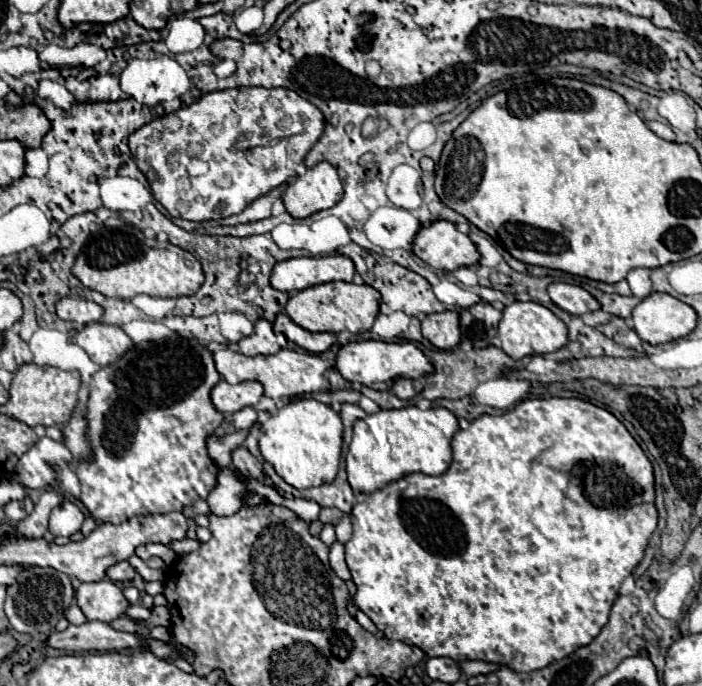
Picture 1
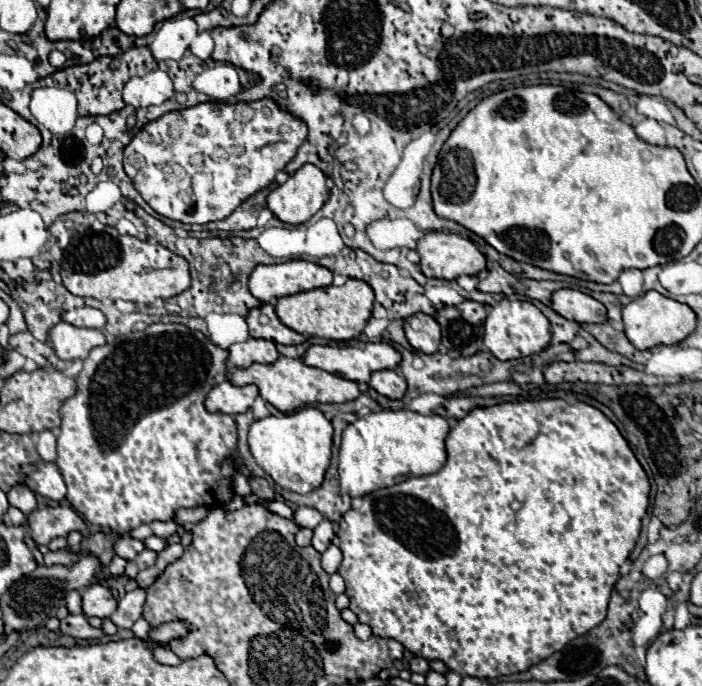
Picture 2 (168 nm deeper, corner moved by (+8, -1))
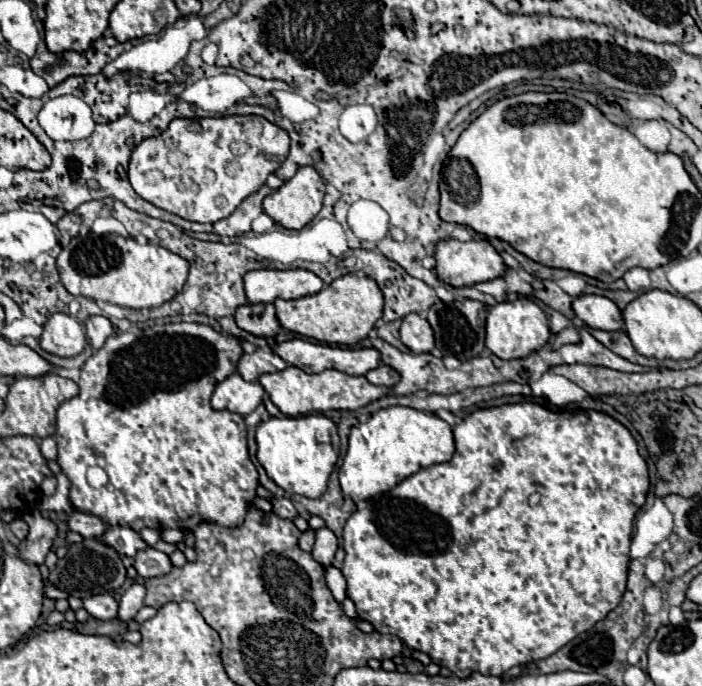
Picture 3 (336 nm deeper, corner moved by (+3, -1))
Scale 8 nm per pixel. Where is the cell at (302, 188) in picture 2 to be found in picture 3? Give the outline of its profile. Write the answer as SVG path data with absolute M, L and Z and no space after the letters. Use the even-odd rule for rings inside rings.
M302 166L274 194L266 196L264 212L284 228L304 228L322 208L326 182L312 166Z

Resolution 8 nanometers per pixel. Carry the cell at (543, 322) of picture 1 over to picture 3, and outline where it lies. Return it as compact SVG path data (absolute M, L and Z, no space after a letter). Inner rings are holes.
M516 298L514 302L500 302L496 306L490 308L488 318L486 318L486 346L504 360L512 360L512 358L526 358L528 354L536 352L538 348L542 348L542 344L546 344L546 340L550 338L550 326L546 320L544 310L528 300L528 298Z

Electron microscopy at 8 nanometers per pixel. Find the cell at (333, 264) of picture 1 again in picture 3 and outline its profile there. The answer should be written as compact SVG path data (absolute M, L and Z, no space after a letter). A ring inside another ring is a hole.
M292 268L292 270L252 270L244 276L246 298L252 304L274 302L276 298L292 300L320 292L324 286L310 270Z

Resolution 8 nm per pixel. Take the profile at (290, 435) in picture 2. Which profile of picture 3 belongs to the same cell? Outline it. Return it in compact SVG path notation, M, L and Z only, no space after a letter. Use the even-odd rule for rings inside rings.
M324 414L296 418L270 418L256 428L256 458L282 490L306 498L318 498L326 492L328 478L338 460L340 438L336 424Z

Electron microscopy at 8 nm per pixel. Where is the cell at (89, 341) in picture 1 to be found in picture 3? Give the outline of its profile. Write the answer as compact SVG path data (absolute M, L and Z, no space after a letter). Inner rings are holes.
M52 314L42 328L44 334L40 336L40 346L54 356L72 358L84 352L84 348L88 346L82 324L68 314Z

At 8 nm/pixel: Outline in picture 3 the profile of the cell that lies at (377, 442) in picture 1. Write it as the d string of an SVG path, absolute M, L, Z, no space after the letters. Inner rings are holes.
M384 408L372 414L368 422L352 428L348 452L340 468L340 486L354 502L366 500L374 494L392 490L398 482L422 468L448 462L452 456L454 440L448 422L414 408Z

